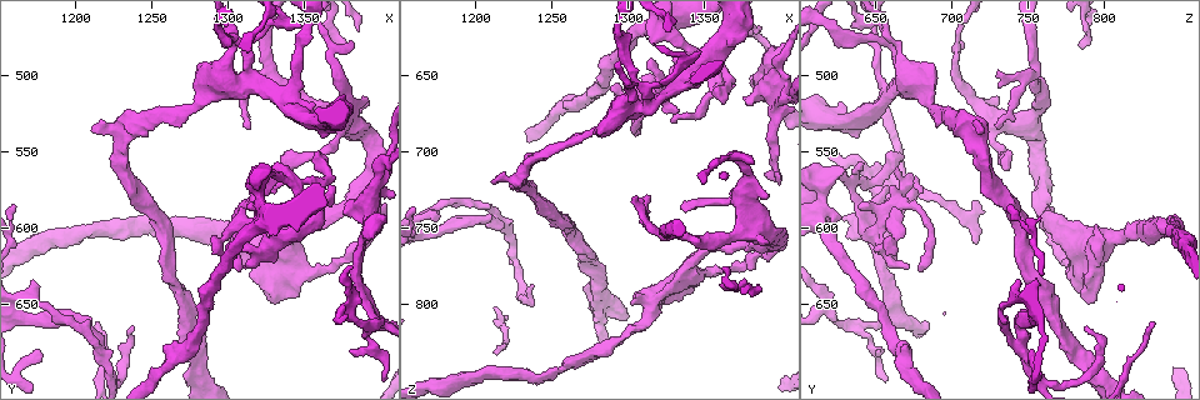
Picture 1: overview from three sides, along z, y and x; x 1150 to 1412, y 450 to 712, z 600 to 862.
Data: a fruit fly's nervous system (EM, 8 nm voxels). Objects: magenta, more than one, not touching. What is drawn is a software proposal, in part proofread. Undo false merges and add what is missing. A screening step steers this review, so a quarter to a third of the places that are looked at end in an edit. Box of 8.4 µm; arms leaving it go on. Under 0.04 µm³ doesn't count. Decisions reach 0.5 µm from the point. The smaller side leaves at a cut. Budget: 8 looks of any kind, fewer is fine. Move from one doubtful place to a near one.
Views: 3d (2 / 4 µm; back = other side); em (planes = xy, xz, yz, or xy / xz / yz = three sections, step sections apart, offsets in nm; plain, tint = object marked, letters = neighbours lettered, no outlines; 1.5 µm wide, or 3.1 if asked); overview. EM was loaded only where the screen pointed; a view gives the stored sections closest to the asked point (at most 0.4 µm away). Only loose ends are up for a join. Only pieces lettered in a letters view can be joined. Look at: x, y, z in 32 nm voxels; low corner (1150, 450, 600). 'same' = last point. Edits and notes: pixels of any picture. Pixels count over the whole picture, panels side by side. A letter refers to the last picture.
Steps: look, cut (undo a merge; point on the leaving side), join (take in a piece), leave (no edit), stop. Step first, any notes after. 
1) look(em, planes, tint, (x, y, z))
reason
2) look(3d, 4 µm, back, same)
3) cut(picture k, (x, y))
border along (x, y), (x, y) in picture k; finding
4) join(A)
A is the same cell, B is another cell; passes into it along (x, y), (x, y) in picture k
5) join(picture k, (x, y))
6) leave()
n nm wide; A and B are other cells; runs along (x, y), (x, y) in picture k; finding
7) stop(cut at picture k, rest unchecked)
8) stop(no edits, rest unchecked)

look(em, planes, letters, (1388, 606, 716))
thin end

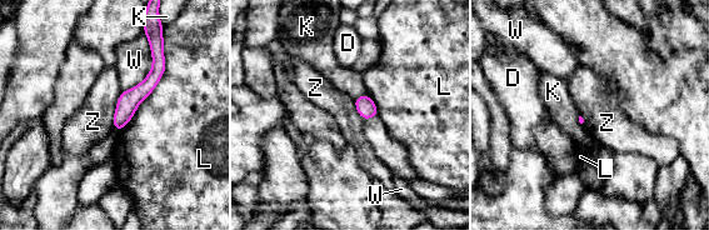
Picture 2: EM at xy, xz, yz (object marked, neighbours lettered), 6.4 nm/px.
leave()
L touches over 600 nm; D, K, L, W and Z are other cells; runs along (155, 56), (155, 75), (118, 126) in picture 2; none of them fits

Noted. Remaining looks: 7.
look(3d, 4 µm, back, (1312, 480, 660))
touches itself

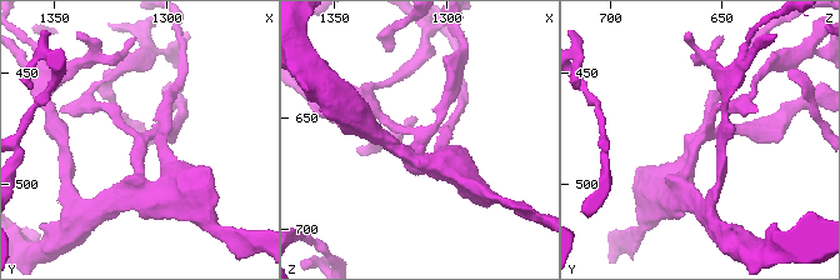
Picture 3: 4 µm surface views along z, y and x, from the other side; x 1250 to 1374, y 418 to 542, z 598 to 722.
look(em, xz, step 8, tint, (1310, 478, 660))
now the EM

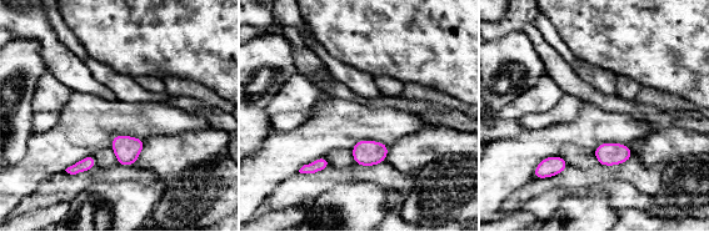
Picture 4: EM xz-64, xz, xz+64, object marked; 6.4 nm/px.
look(em, xz, step 8, letters, same)

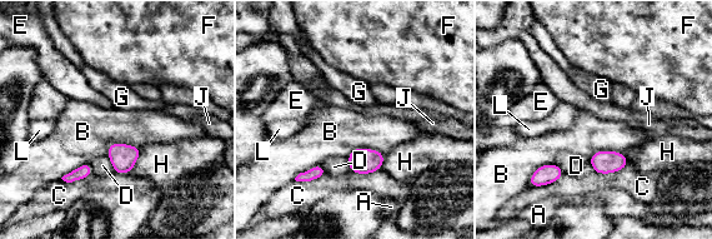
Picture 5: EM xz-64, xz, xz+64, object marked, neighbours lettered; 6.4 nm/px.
leave()
C touches over 240 nm; A, B, C, D, E, F, G, H, J and L are other cells; border along (106, 155), (114, 170) in picture 5; all the same neuron

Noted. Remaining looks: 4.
look(em, planes, letters, (1310, 624, 670))
an open end

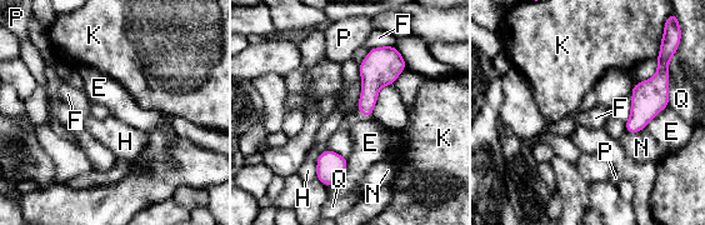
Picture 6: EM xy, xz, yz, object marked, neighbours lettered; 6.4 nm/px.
leave()
110 nm wide; E, F, H, K, N, P and Q are other cells; border along (395, 45), (381, 45), (370, 49) in picture 6; no lettered piece goes on from it

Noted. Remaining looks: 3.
stop(no edits, rest unchecked)

